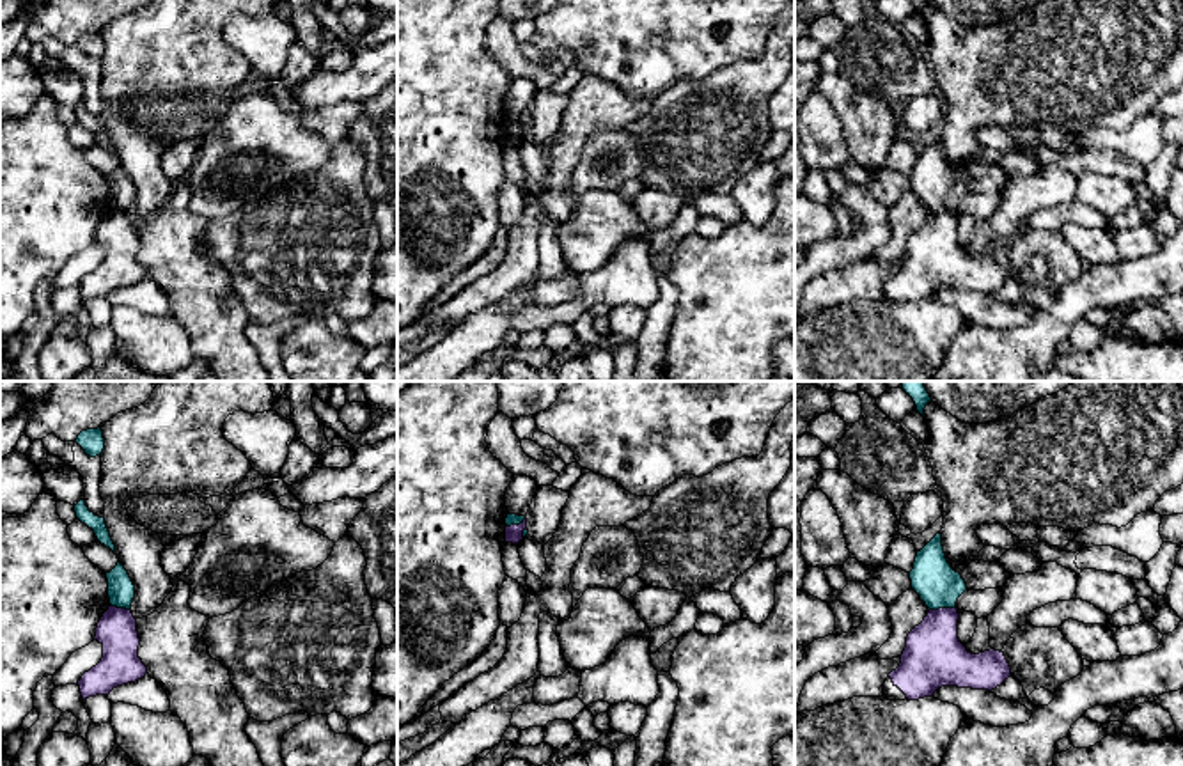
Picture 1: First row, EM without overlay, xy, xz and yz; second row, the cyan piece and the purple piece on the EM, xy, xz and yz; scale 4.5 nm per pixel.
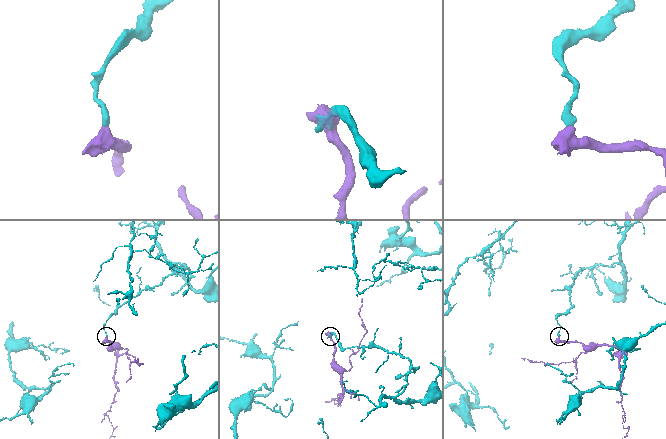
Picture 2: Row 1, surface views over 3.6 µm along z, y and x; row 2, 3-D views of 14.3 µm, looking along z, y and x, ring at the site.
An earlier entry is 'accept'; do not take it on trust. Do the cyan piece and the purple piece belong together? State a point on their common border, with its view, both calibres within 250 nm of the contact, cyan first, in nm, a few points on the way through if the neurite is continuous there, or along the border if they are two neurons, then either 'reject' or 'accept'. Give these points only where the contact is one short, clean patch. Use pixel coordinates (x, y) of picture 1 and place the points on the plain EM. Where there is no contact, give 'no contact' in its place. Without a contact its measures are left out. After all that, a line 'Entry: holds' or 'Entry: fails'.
contact yz (942, 210); calibres 200 and 280 nm; border yz (955, 210), (930, 213); reject
Entry: fails

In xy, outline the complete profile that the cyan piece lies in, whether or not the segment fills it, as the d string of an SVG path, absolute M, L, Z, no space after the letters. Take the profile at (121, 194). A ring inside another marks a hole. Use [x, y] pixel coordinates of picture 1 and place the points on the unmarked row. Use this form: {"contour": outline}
{"contour": "M121 165L106 176L110 207L131 213L135 188Z"}

